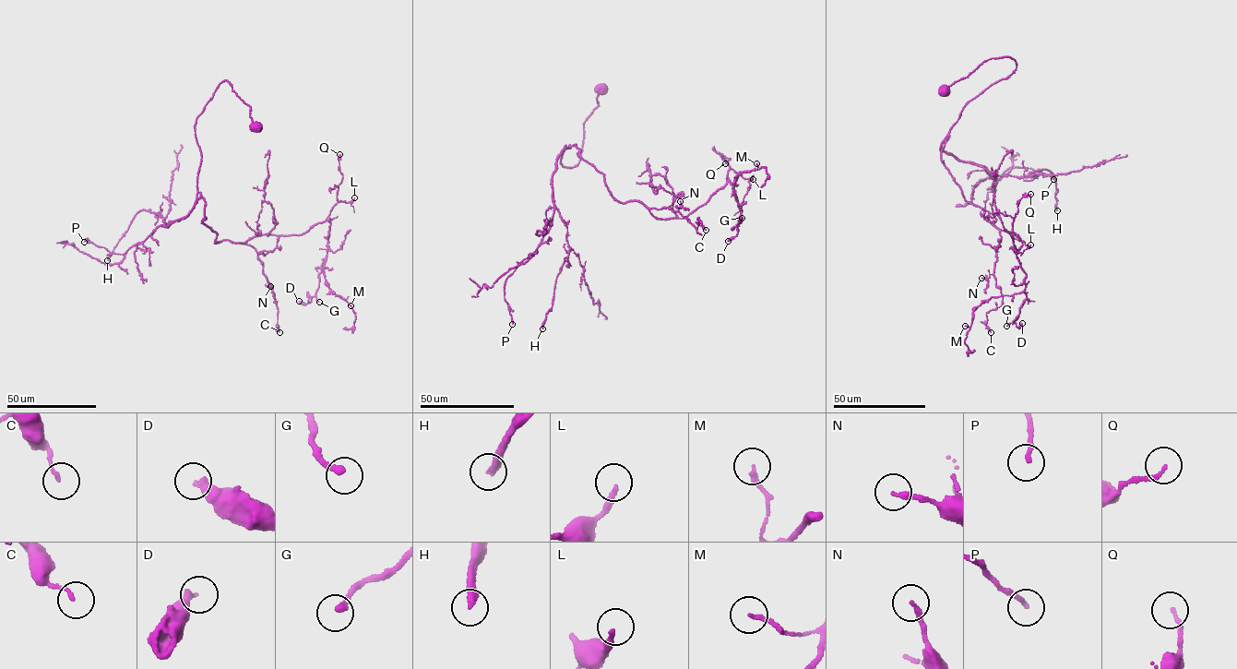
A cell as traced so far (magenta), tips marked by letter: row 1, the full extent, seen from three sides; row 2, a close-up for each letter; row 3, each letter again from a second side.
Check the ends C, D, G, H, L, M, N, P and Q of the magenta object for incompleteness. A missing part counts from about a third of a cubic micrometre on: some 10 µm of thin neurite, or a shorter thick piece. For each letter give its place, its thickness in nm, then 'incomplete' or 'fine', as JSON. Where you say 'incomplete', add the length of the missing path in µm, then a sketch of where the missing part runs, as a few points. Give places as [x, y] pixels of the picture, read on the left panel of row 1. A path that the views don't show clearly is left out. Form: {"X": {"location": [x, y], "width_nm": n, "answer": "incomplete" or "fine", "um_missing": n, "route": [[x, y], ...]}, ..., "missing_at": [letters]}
{"C": {"location": [279, 332], "width_nm": 130, "answer": "fine"}, "D": {"location": [299, 301], "width_nm": 320, "answer": "fine"}, "G": {"location": [319, 302], "width_nm": 280, "answer": "incomplete", "um_missing": 20, "route": [[319, 302], [327, 315], [327, 325], [324, 325]]}, "H": {"location": [107, 260], "width_nm": 280, "answer": "incomplete", "um_missing": 60, "route": [[107, 260], [104, 262], [111, 261], [109, 259], [105, 264], [103, 256], [99, 256], [83, 264]]}, "L": {"location": [354, 197], "width_nm": 200, "answer": "incomplete", "um_missing": 30}, "M": {"location": [350, 305], "width_nm": 170, "answer": "fine"}, "N": {"location": [270, 286], "width_nm": 180, "answer": "fine"}, "P": {"location": [84, 242], "width_nm": 160, "answer": "fine"}, "Q": {"location": [339, 154], "width_nm": 150, "answer": "fine"}, "missing_at": ["G", "H", "L"]}

